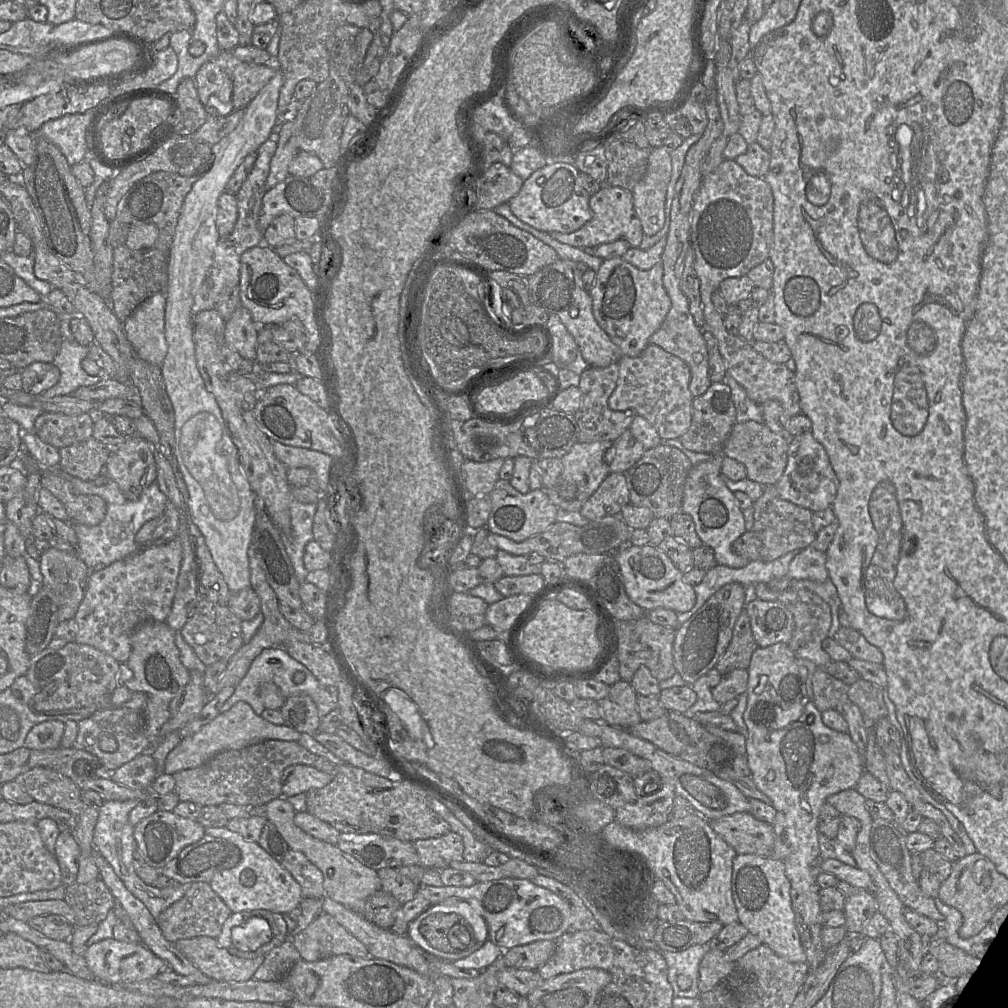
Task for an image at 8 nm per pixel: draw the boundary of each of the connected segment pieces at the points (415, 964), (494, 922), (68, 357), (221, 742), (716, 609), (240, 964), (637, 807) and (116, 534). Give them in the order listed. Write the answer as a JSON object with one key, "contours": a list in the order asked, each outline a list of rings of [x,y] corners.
{"contours":[[[[325,896],[322,899],[322,912],[332,916],[341,926],[343,926],[351,935],[358,939],[367,948],[371,957],[392,962],[396,965],[406,967],[417,972],[420,975],[433,978],[437,975],[429,967],[428,956],[412,943],[406,935],[398,935],[391,929],[384,929],[373,922],[367,920],[361,914],[355,913],[344,905],[335,902]]],[[[501,878],[476,882],[472,886],[423,886],[424,896],[430,902],[444,903],[447,899],[467,901],[485,920],[489,940],[502,950],[540,940],[555,941],[571,926],[571,910],[567,903],[550,890],[530,880]]],[[[60,316],[60,332],[63,338],[53,364],[60,371],[57,384],[38,395],[42,402],[54,396],[72,395],[81,386],[89,386],[101,380],[99,375],[90,375],[82,367],[82,361],[89,355],[89,346],[77,343],[70,329],[71,316]]],[[[239,701],[226,712],[204,725],[194,735],[182,738],[180,743],[167,755],[163,772],[174,775],[182,770],[197,768],[216,754],[242,749],[266,740],[298,741],[301,733],[283,724],[275,725],[257,715],[247,703]]],[[[740,583],[727,584],[712,595],[691,618],[678,626],[673,645],[674,665],[687,685],[692,685],[715,668],[731,641],[735,623],[745,606],[746,587]]],[[[207,936],[182,939],[176,948],[213,981],[244,982],[253,978],[268,953],[230,952],[217,939]]],[[[662,780],[656,793],[638,797],[635,802],[616,808],[614,820],[633,830],[658,827],[670,819],[675,796],[673,784]]],[[[59,466],[55,469],[44,469],[44,470],[52,470],[61,474],[67,481],[70,482],[74,492],[78,492],[79,494],[85,495],[97,495],[103,498],[107,504],[107,512],[104,519],[96,526],[86,526],[83,524],[73,524],[74,531],[77,536],[77,548],[76,554],[78,557],[85,563],[85,565],[92,571],[93,569],[101,569],[105,566],[112,564],[115,561],[122,560],[130,557],[135,554],[139,550],[142,550],[148,546],[151,546],[150,543],[142,543],[139,544],[135,540],[136,533],[141,529],[141,527],[149,520],[158,518],[159,516],[164,514],[165,505],[168,502],[167,497],[160,491],[156,482],[150,484],[142,493],[138,500],[128,500],[118,485],[110,481],[106,485],[96,486],[93,481],[84,481],[80,478],[69,475],[68,473],[63,472]]]]}

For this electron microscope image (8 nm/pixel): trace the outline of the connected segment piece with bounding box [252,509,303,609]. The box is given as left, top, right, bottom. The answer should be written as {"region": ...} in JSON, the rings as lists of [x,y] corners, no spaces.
{"region":[[[266,509],[256,511],[252,545],[265,578],[278,601],[291,608],[303,608],[299,595],[300,582],[283,544],[283,535]]]}

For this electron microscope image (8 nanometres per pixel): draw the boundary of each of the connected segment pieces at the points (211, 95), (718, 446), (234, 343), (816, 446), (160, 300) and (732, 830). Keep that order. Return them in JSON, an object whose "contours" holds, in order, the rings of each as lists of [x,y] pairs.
{"contours":[[[[221,51],[216,58],[200,67],[194,80],[199,99],[208,115],[227,116],[246,108],[277,70],[275,60],[273,64],[250,64],[236,58],[231,51]]],[[[725,382],[711,383],[704,394],[693,399],[691,425],[679,440],[688,450],[719,454],[735,423],[736,408],[730,387]]],[[[240,306],[225,321],[224,343],[243,359],[255,361],[258,329],[250,312]]],[[[811,432],[791,438],[787,466],[775,487],[782,499],[812,512],[832,508],[837,495],[838,479],[825,448],[815,440]]],[[[161,292],[155,293],[123,322],[125,334],[134,348],[135,356],[160,367],[167,354],[165,304],[165,295]]],[[[737,812],[710,820],[709,823],[715,833],[737,854],[772,856],[774,848],[772,824],[756,819],[749,812]]]]}

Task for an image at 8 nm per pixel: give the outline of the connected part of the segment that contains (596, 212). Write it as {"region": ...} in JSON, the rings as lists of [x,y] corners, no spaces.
{"region":[[[602,185],[597,193],[590,196],[589,206],[593,216],[581,228],[571,233],[550,232],[549,234],[561,243],[579,248],[596,247],[619,239],[626,240],[631,247],[640,246],[644,232],[641,221],[635,212],[633,195],[630,190]]]}

